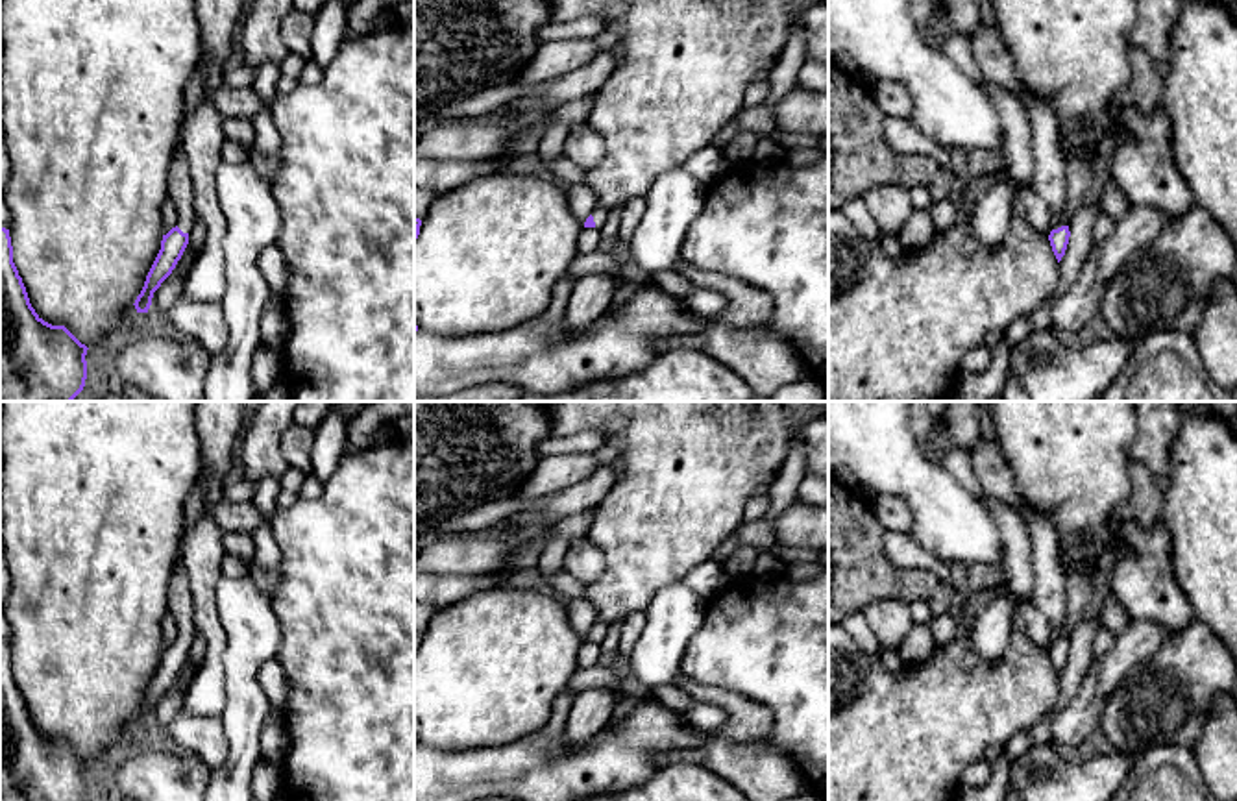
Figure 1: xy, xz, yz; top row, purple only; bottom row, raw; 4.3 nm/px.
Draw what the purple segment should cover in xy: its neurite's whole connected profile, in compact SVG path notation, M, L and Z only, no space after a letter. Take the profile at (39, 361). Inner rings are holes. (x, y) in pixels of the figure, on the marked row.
M0 226L0 401L72 401L85 387L87 350L35 313Z

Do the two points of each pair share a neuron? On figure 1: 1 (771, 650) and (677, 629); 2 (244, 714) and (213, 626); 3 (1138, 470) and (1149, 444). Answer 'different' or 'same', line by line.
1: different
2: different
3: different

